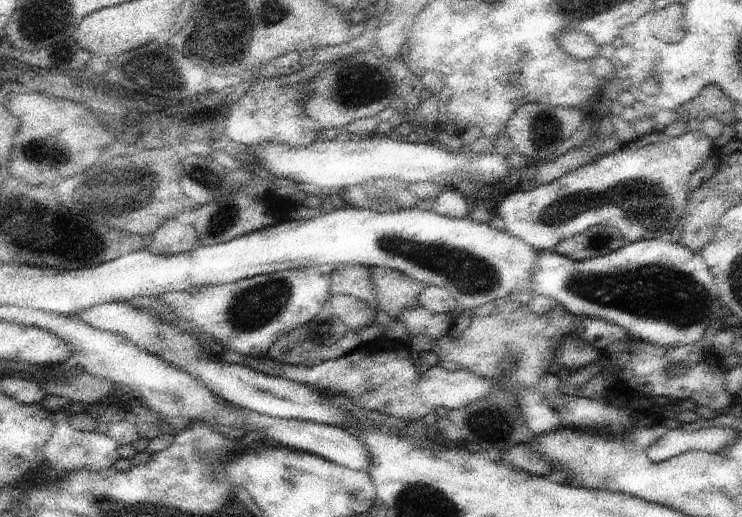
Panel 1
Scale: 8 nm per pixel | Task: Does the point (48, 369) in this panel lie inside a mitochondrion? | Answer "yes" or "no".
no

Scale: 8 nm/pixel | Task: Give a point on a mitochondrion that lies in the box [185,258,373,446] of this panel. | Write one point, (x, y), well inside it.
(256, 306)

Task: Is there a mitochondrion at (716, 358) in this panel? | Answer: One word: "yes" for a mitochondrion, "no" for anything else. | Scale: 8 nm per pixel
no

